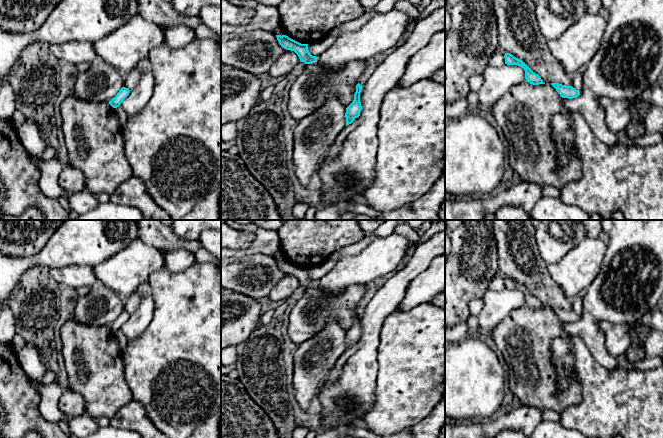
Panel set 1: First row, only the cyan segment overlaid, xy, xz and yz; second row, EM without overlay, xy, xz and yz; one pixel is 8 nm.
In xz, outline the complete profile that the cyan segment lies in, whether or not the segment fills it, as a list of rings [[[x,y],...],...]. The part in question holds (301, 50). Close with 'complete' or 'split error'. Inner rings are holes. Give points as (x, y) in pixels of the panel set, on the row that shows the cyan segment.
[[[276,35],[279,44],[286,50],[294,51],[300,62],[304,62],[305,64],[312,64],[317,62],[316,56],[312,56],[308,50],[308,44],[301,44],[286,35]]]; complete

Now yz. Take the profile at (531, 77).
[[[505,53],[504,55],[505,58],[505,64],[507,65],[518,65],[522,67],[525,71],[525,79],[527,82],[533,85],[539,85],[539,84],[545,84],[541,77],[534,73],[522,60],[514,57],[510,53]]]; complete

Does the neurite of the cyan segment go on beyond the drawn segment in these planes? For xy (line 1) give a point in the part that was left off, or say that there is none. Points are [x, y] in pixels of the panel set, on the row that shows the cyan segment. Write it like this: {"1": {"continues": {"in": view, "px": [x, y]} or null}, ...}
{"1": {"continues": null}}

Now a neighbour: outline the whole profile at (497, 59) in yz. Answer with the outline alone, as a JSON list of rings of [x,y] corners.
[[[501,50],[496,51],[489,59],[487,66],[489,67],[500,67],[505,65],[505,53]]]

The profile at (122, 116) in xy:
[[[120,106],[117,107],[115,111],[118,116],[118,119],[120,122],[120,127],[121,127],[121,132],[122,132],[125,128],[126,123],[127,123],[128,115],[125,113],[125,111]]]

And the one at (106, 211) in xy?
[[[112,202],[99,204],[84,214],[70,212],[69,217],[71,220],[143,220],[143,215],[137,208]]]

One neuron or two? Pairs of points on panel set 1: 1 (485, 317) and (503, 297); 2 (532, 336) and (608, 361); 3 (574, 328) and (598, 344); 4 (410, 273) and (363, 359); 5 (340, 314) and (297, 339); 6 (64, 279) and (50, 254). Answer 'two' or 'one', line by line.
1: one
2: two
3: one
4: one
5: one
6: two

